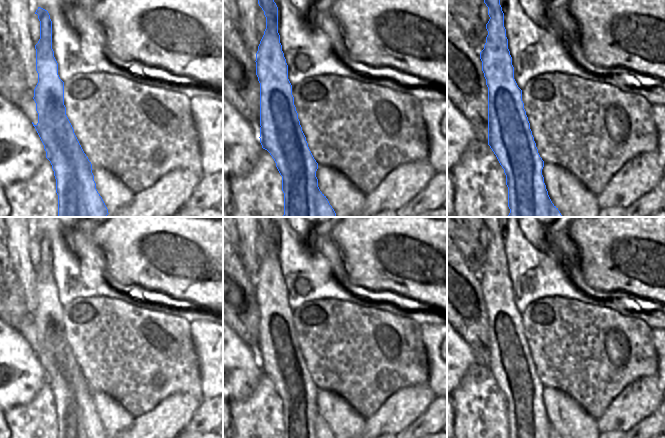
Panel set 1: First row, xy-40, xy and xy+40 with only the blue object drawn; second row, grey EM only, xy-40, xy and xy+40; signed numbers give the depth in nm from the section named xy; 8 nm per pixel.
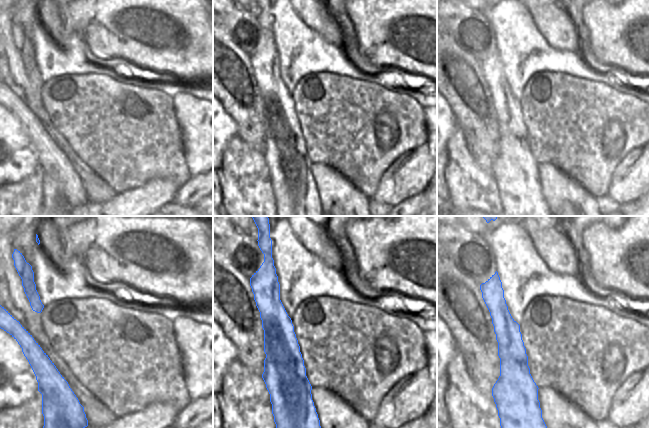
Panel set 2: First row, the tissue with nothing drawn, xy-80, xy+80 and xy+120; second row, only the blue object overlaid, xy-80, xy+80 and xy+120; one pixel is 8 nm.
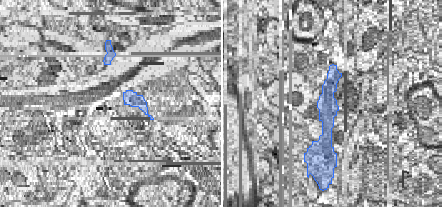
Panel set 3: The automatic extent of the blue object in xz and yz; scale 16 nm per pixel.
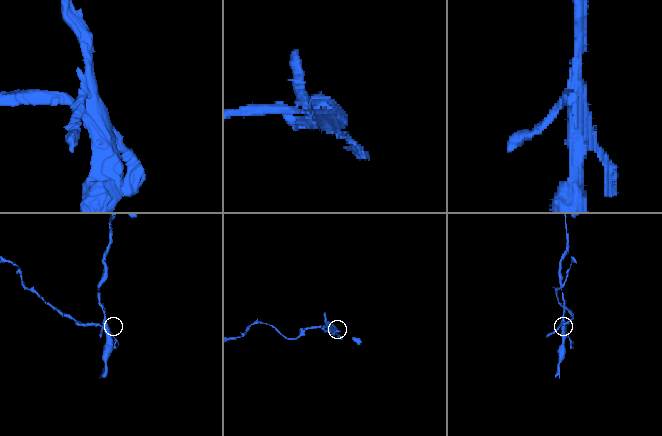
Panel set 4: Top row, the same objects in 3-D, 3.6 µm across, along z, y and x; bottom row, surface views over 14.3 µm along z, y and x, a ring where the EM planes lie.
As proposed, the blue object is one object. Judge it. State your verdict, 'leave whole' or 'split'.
split

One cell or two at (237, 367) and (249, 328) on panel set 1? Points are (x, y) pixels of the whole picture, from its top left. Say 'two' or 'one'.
two

